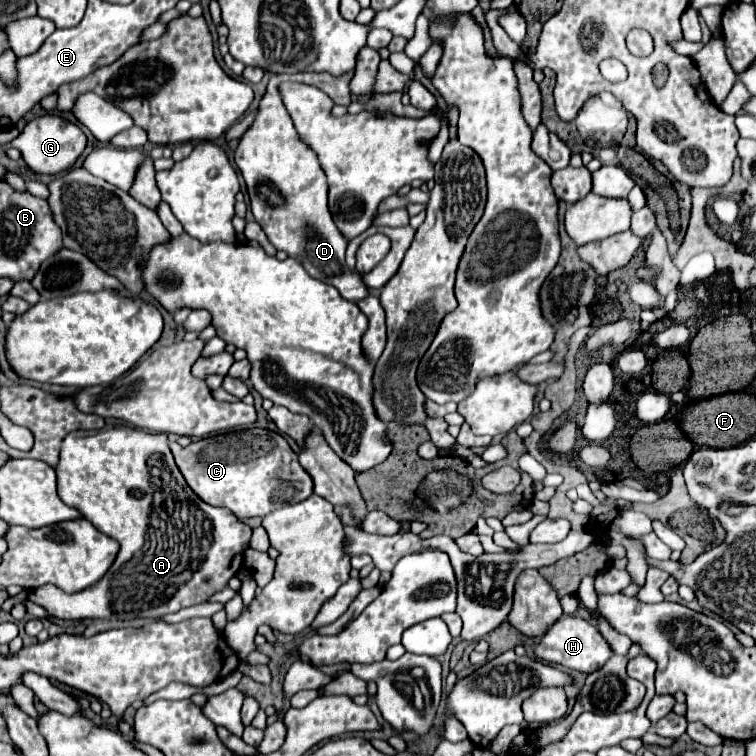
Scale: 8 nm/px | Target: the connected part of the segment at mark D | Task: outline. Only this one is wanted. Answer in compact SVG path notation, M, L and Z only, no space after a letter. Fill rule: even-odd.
M305 74L271 76L267 92L259 104L259 114L253 126L241 136L235 150L235 164L247 182L251 212L277 250L285 250L291 258L299 260L313 278L335 286L345 300L359 302L369 296L369 288L363 282L363 274L345 264L349 240L339 232L331 218L325 172L321 170L315 152L301 142L293 120L289 118L279 92L281 82L305 82ZM271 98L279 98L279 104Z

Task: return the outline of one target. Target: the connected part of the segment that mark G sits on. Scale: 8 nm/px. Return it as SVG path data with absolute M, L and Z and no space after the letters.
M41 116L33 122L29 122L23 132L11 140L7 144L7 148L17 148L25 160L25 164L37 172L37 174L59 174L59 172L67 172L77 158L83 154L87 146L87 138L85 134L79 130L79 126L67 124L63 118L59 116Z

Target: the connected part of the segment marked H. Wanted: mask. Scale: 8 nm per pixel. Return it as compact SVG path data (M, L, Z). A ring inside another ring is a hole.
M561 616L543 636L543 642L537 645L535 654L543 662L553 662L563 668L573 668L589 674L599 670L611 658L613 652L605 638L601 636L601 632L591 622L583 620L581 616Z

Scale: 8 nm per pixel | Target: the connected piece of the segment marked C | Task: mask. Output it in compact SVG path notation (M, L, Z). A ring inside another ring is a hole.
M247 428L207 436L187 448L171 442L175 462L191 490L211 506L229 508L239 520L265 516L285 504L295 504L313 494L313 480L299 464L287 440L267 428Z

